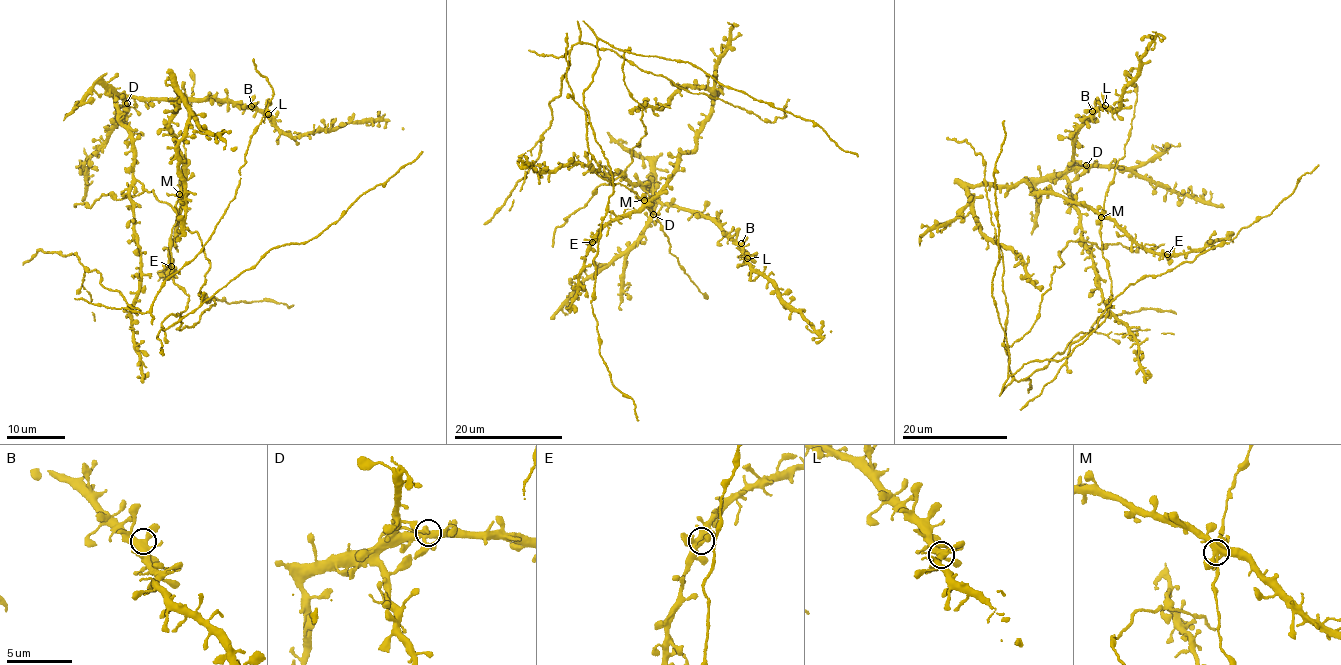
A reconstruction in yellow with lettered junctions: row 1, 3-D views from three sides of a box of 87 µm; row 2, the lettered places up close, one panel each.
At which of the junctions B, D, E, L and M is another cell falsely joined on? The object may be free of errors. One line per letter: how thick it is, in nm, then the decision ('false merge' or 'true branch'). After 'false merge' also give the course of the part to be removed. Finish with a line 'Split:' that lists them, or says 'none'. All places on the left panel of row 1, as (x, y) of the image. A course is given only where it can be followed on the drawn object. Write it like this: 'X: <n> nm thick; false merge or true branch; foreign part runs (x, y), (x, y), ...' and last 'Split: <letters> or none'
B: 460 nm thick; true branch
D: 440 nm thick; true branch
E: 400 nm thick; true branch
L: 420 nm thick; true branch
M: 440 nm thick; true branch
Split: none

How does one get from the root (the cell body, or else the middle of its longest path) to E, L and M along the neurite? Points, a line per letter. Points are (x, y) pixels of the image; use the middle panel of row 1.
E: (622, 50), (599, 40), (593, 78), (572, 96), (585, 111), (597, 174), (637, 192), (643, 207), (592, 242)
L: (622, 50), (623, 80), (642, 108), (646, 132), (632, 149), (623, 177), (664, 203), (697, 210), (747, 258)
M: (622, 50), (599, 40), (593, 78), (572, 96), (585, 111), (597, 174), (644, 200)

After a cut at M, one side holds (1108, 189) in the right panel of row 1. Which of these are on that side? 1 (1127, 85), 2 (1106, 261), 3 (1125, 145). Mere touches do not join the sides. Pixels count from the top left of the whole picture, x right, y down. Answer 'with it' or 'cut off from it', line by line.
1: cut off from it
2: with it
3: with it

